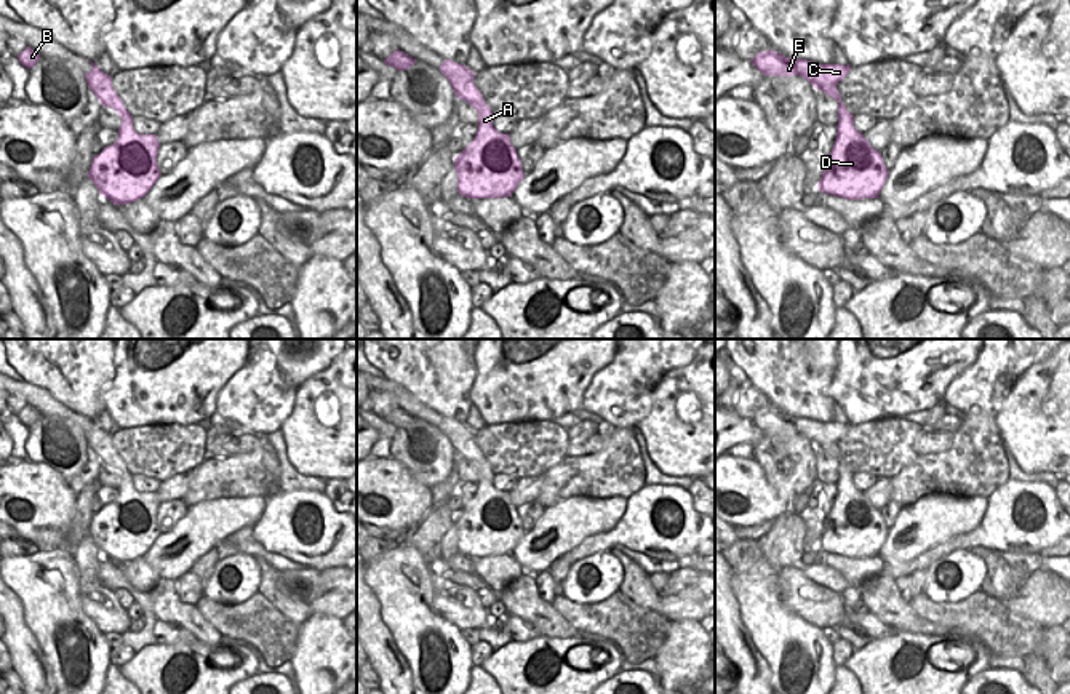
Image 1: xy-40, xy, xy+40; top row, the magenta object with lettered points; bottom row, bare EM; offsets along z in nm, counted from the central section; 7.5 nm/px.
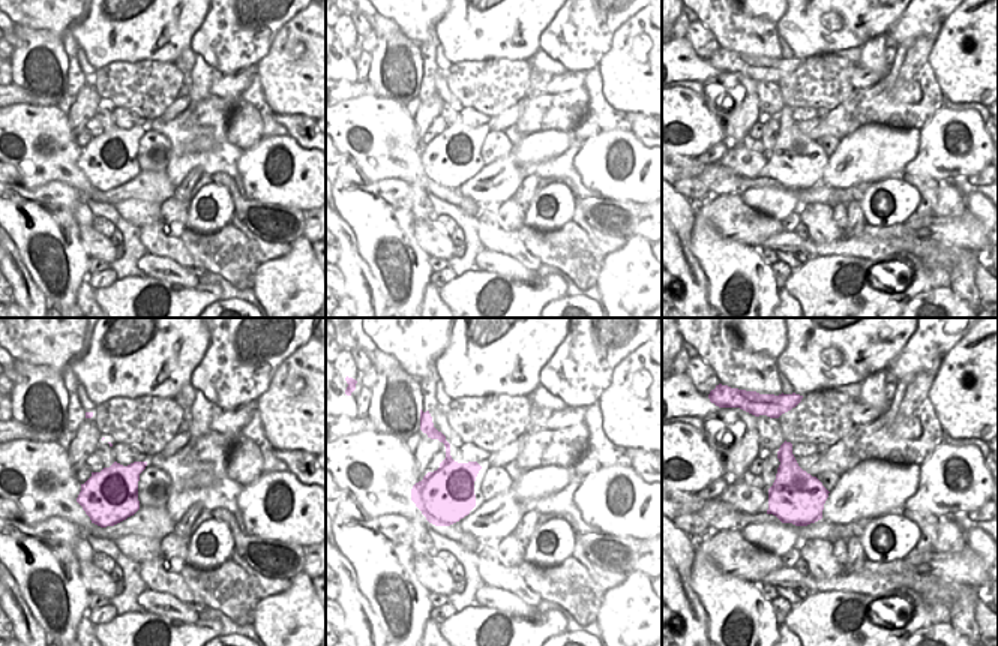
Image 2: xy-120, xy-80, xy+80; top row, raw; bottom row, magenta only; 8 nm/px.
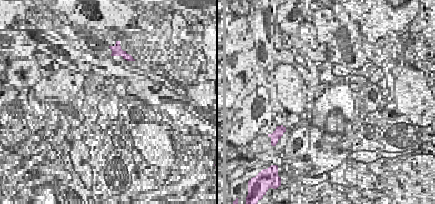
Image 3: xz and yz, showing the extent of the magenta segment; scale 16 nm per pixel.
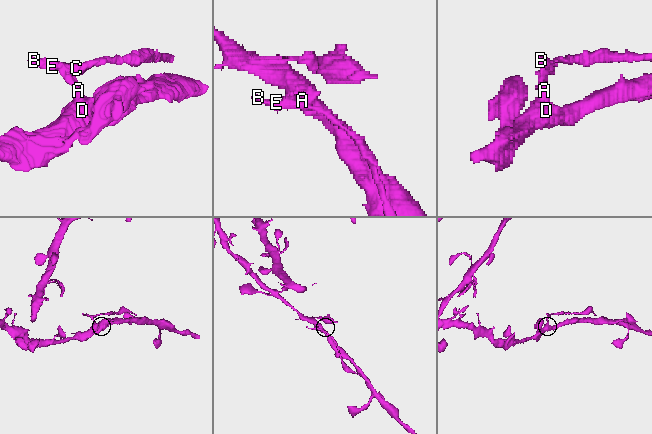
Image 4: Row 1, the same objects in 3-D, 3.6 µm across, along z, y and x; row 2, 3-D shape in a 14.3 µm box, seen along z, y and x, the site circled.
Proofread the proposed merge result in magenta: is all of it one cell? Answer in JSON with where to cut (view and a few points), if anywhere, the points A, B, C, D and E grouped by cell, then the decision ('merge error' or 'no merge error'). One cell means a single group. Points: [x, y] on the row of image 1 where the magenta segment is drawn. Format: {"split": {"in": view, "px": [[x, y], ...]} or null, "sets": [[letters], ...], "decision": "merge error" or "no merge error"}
{"split": {"in": "xy+40", "px": [[811, 82], [835, 85]]}, "sets": [["A", "D"], ["B", "C", "E"]], "decision": "merge error"}

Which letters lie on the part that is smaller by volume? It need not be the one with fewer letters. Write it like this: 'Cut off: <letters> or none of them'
Cut off: B, C, E

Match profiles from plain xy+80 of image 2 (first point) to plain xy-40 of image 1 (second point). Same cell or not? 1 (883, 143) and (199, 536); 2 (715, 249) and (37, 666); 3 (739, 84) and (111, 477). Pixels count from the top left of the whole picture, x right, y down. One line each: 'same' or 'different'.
1: same
2: different
3: different

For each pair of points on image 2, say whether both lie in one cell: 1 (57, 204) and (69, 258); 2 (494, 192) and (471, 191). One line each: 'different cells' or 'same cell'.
1: same cell
2: same cell

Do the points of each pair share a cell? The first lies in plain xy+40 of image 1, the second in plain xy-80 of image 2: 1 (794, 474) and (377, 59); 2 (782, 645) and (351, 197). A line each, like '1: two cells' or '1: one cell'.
1: one cell
2: one cell

